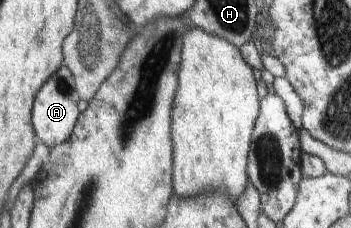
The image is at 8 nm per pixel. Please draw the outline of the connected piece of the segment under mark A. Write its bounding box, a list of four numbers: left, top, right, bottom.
[32,65,80,149]

